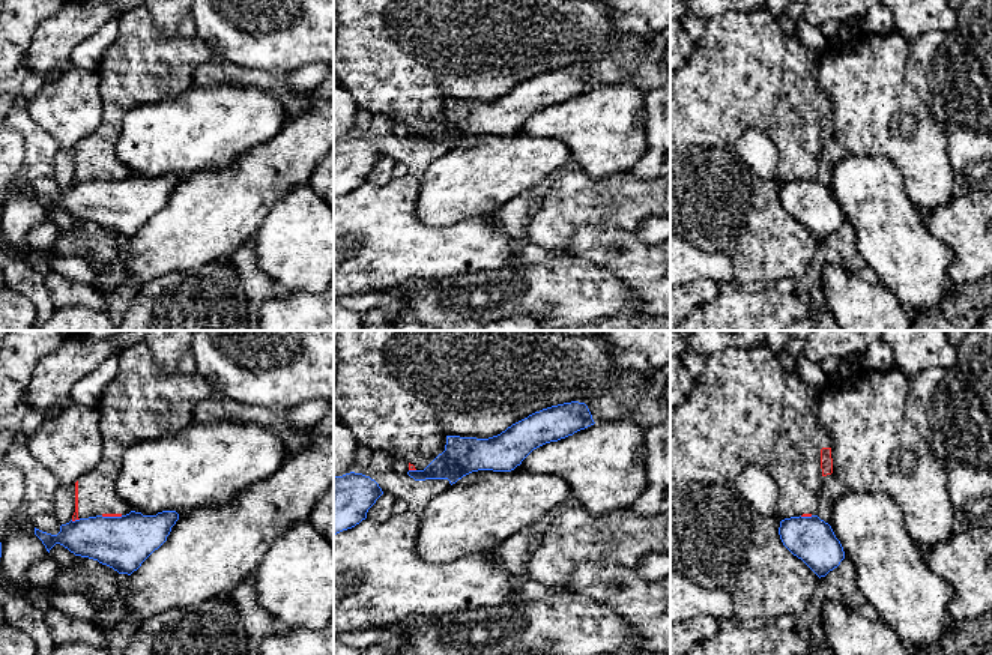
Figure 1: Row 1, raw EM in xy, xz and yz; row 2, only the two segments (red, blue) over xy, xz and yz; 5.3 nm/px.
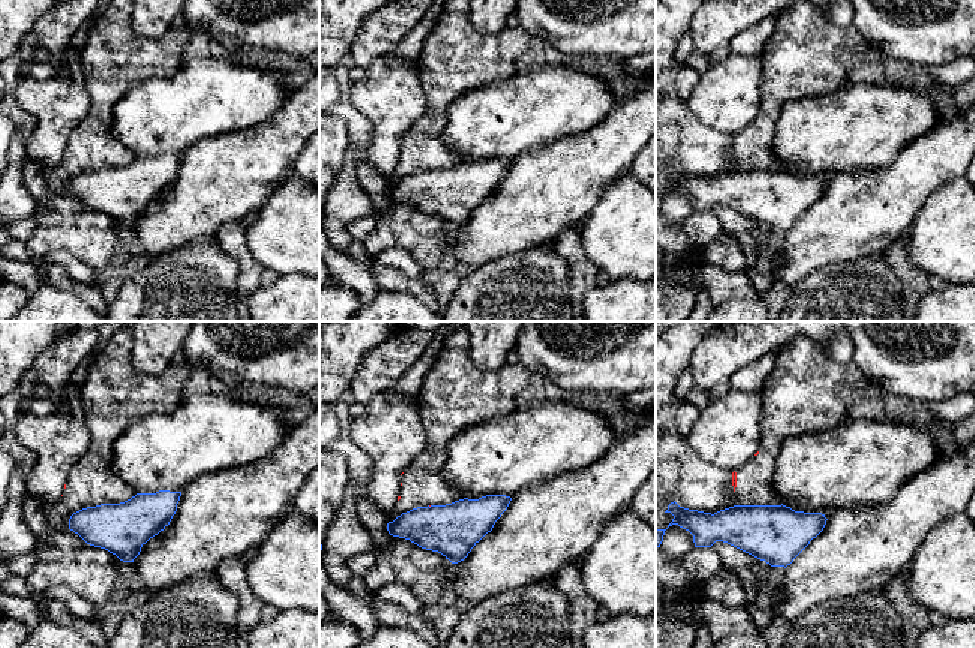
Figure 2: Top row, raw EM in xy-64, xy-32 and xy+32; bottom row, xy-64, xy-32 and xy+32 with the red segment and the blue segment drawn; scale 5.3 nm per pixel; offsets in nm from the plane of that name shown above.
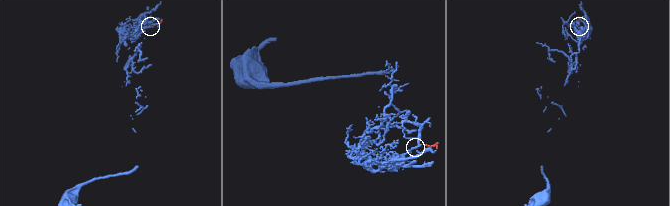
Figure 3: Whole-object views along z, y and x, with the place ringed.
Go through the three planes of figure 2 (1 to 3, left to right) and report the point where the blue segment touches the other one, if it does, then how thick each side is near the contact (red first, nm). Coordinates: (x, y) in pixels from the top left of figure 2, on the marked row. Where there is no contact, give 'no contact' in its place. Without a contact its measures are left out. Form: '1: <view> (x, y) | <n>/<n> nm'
1: no contact
2: no contact
3: no contact

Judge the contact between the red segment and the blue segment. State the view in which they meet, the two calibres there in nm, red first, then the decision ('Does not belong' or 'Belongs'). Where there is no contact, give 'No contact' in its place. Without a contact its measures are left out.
Touches red in xy. Thickness 30 nm (red) against 280 nm. Does not belong

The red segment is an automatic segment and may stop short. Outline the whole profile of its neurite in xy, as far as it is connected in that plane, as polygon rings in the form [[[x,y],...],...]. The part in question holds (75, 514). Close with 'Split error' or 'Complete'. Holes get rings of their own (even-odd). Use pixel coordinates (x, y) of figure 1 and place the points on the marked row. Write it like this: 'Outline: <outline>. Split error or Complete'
Outline: [[[143,341],[122,350],[117,374],[98,403],[101,461],[75,482],[72,521],[129,514],[116,487],[125,449],[182,431],[192,422],[194,406],[210,394],[212,386],[197,371],[168,374],[159,368]]]. Split error

